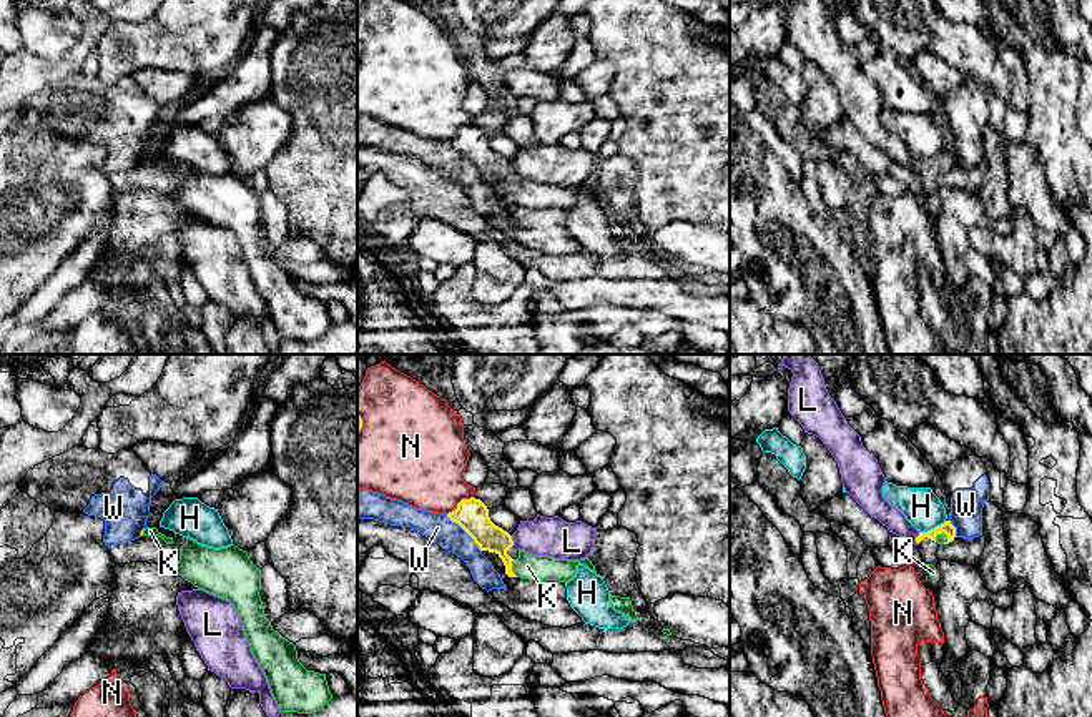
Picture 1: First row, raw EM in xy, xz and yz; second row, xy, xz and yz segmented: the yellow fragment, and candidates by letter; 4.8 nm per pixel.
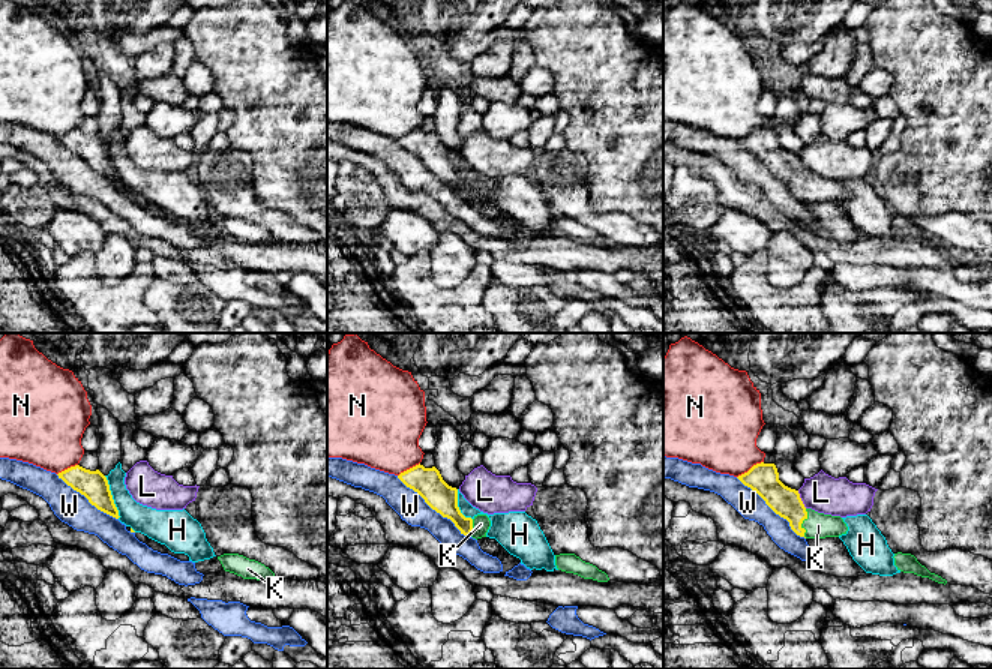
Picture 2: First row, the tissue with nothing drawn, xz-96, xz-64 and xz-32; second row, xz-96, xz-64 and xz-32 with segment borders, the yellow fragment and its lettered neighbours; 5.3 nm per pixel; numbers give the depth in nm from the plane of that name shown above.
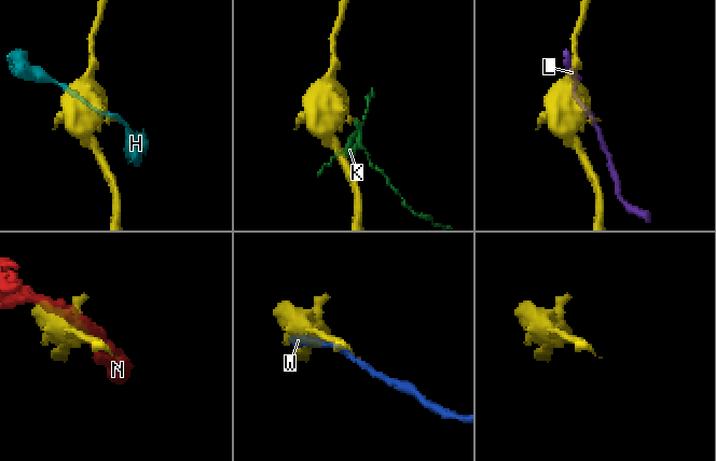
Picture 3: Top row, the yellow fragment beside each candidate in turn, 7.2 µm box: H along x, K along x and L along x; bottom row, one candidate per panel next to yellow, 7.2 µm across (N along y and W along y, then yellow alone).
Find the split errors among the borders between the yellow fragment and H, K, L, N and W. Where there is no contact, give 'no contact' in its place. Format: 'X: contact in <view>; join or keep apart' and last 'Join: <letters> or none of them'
H: contact in yz; keep apart
K: contact in xz; join
L: contact in yz; keep apart
N: contact in xz; keep apart
W: contact in xz; keep apart
Join: K

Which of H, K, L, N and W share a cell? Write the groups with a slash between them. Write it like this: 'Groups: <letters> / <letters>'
Groups: H / K / L / N / W

